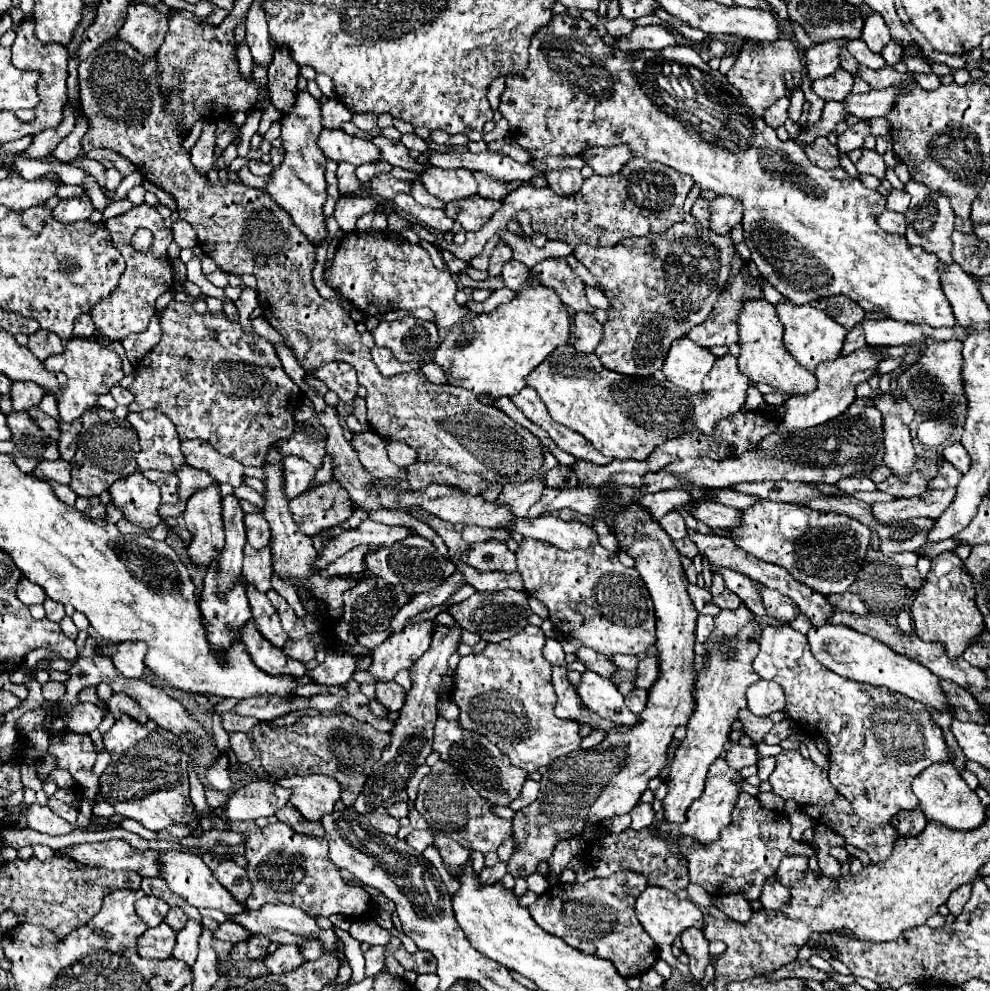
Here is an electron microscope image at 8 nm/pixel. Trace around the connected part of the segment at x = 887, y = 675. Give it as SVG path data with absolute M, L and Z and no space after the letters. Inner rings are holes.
M822 625L812 627L808 633L808 643L814 659L824 665L826 669L834 671L836 675L842 675L852 681L868 683L868 685L884 685L896 693L902 693L904 697L910 697L914 701L920 701L926 707L934 707L936 711L952 711L946 699L946 693L940 687L940 679L928 671L928 667L920 665L916 659L892 653L884 643L876 641L874 637L868 637L864 633L858 633L846 625Z

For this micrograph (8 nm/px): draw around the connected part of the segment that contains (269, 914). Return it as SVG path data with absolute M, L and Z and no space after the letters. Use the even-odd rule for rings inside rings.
M262 905L256 911L244 909L244 913L238 913L238 917L228 917L228 919L242 925L250 933L270 935L276 929L286 929L294 935L310 935L322 941L326 951L330 951L336 945L336 933L332 929L330 931L320 929L310 915L290 905Z

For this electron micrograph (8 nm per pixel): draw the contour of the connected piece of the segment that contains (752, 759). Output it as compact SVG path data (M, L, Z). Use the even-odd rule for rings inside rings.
M732 745L728 751L726 751L726 763L732 767L732 769L736 769L736 771L740 771L742 767L748 767L748 765L756 765L758 763L758 759L760 759L760 755L758 755L758 749L756 749L756 745L750 745L750 747L744 747L744 745Z

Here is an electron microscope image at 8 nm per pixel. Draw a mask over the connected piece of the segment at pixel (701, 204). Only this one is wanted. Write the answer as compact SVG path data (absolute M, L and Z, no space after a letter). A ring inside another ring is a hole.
M698 199L698 201L692 205L692 215L694 215L698 221L708 221L708 217L710 217L708 201L704 201L704 199Z

